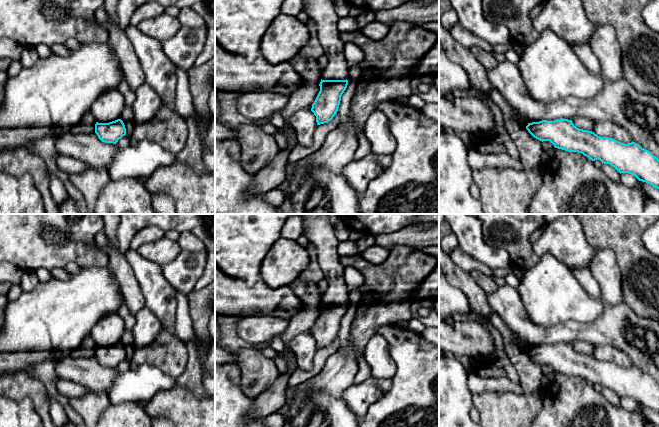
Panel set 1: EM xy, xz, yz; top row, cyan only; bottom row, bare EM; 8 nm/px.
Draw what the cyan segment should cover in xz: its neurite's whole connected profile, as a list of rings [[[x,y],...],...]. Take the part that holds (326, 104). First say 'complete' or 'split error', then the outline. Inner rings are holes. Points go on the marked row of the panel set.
split error; [[[304,0],[303,11],[315,22],[317,39],[324,49],[328,64],[321,71],[320,91],[312,104],[317,125],[336,115],[341,96],[347,88],[349,66],[344,58],[344,42],[337,28],[339,20],[331,0]]]

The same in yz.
split error; [[[524,118],[520,126],[526,128],[534,138],[542,142],[550,141],[555,148],[568,152],[582,153],[592,161],[598,159],[602,164],[609,164],[614,167],[620,174],[632,174],[639,181],[646,182],[659,189],[659,159],[633,141],[624,144],[609,137],[600,137],[592,131],[577,128],[572,120],[563,118],[554,121],[542,120],[532,123],[529,123]]]

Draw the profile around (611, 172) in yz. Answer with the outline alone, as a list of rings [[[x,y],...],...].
[[[602,164],[600,168],[610,179],[620,182],[620,173],[609,164]]]

